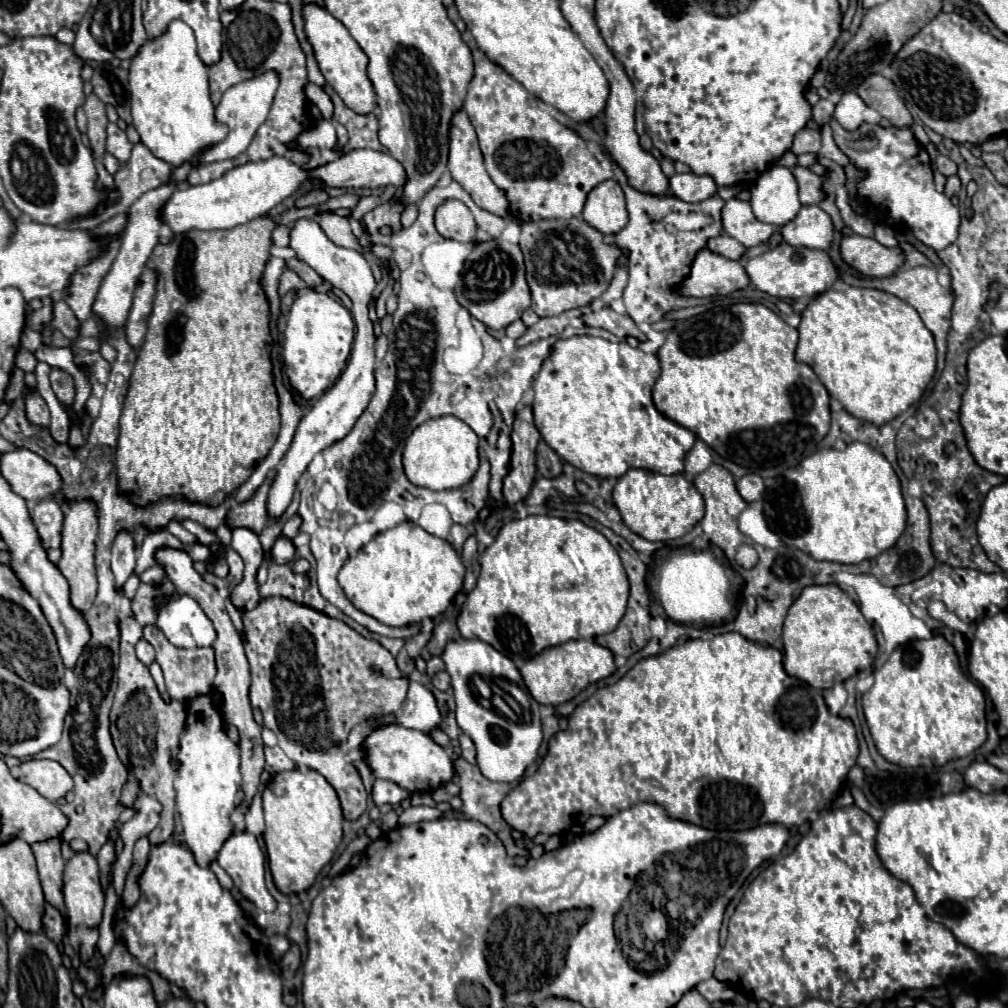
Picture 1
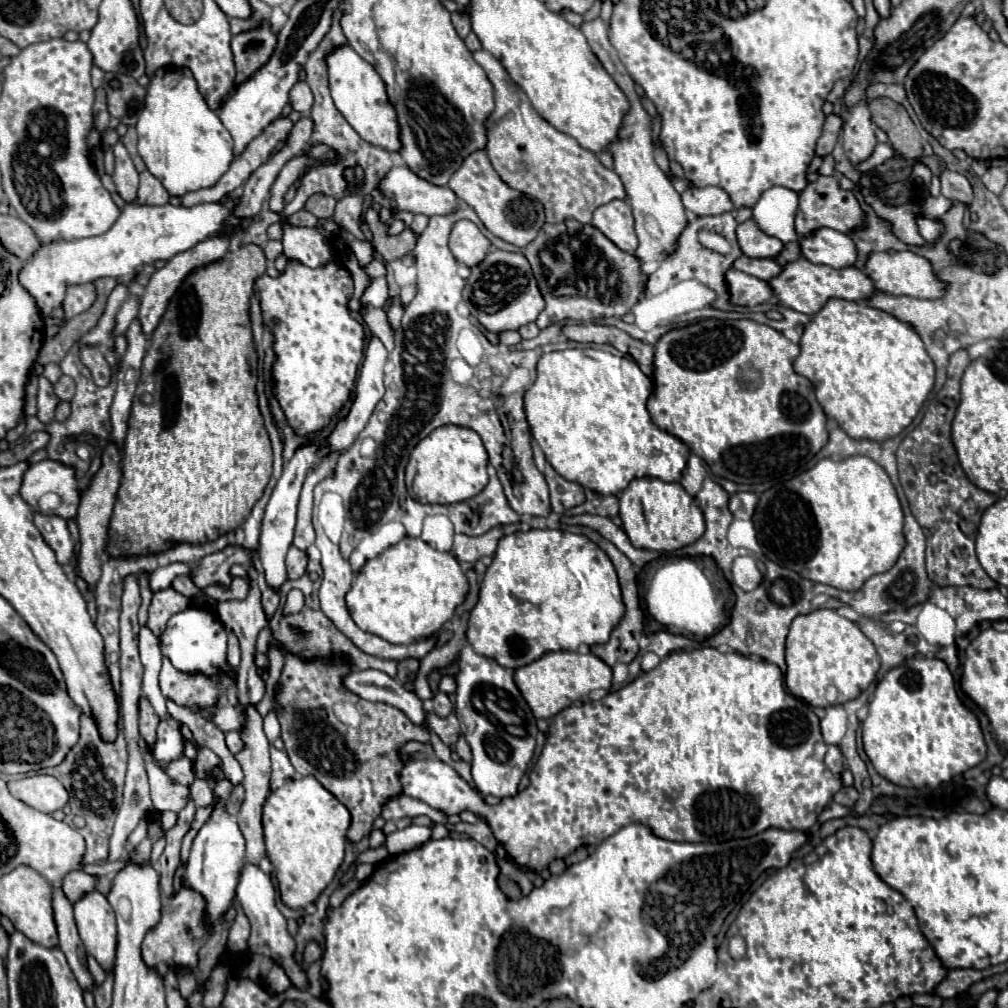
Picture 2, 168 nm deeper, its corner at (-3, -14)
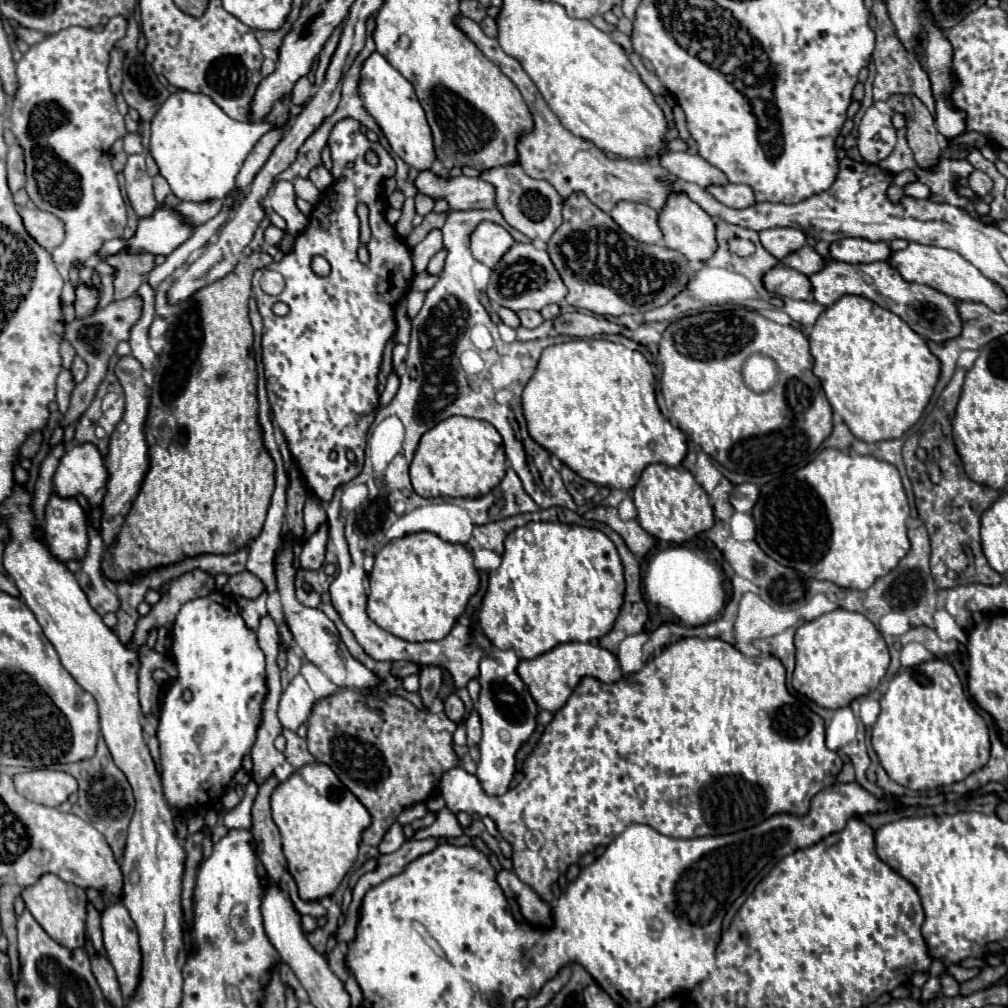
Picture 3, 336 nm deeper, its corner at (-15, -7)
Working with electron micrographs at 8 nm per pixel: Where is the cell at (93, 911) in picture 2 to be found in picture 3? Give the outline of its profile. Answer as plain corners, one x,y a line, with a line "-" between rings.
121,901
107,903
103,907
101,929
103,929
103,945
117,973
121,993
125,999
129,999
139,981
141,951
137,943
135,923

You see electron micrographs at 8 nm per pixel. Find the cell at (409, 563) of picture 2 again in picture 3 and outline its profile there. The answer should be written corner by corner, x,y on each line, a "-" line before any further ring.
421,531
395,539
377,551
369,583
367,615
381,629
405,641
437,641
467,609
469,599
479,589
479,573
465,545
447,543
435,533

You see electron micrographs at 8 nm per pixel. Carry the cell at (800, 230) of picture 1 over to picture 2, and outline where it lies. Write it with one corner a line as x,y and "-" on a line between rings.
821,228
809,238
801,238
801,250
813,264
827,264
831,268
847,268
857,260
855,242
837,230

